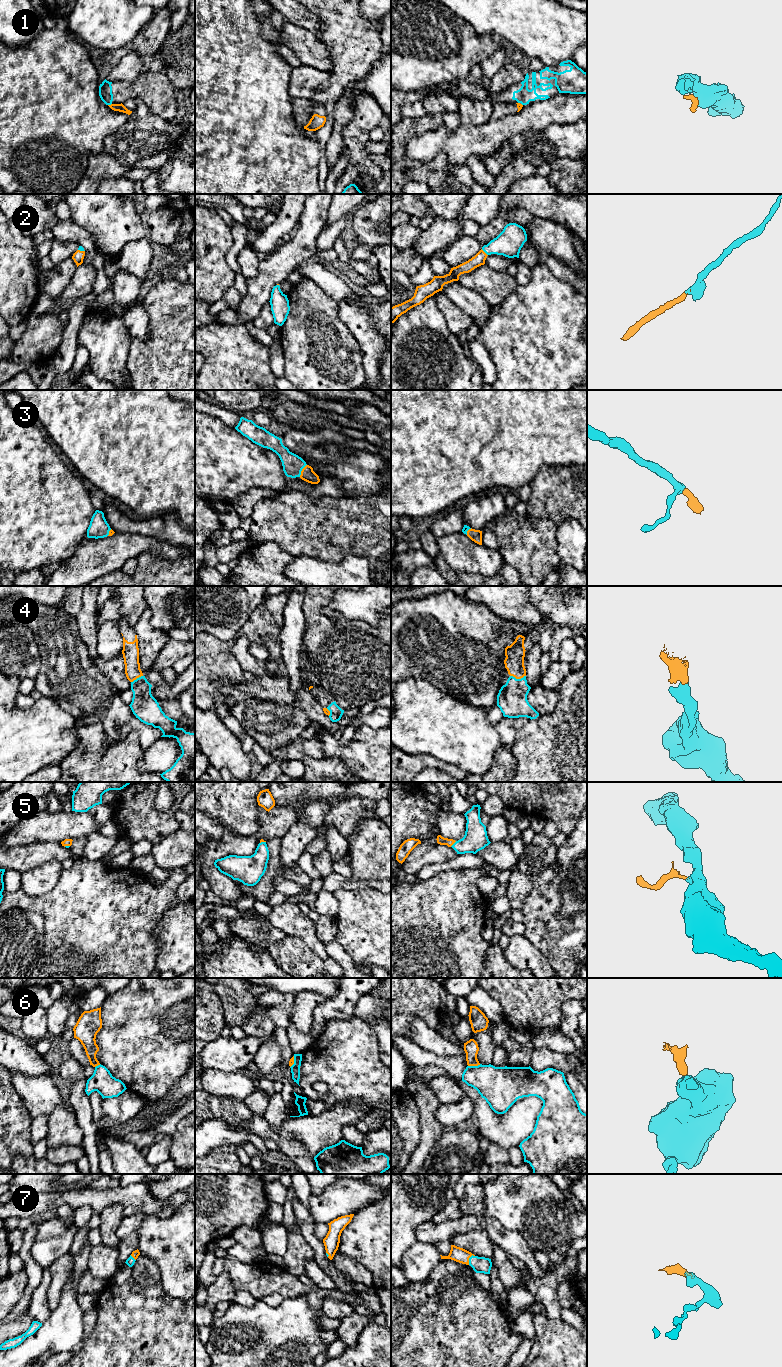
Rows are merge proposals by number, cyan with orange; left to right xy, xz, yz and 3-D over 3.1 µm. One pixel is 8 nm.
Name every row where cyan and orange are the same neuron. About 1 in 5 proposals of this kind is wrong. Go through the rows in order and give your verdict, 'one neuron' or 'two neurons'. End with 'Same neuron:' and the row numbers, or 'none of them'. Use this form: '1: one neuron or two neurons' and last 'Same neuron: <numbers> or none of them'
1: two neurons
2: one neuron
3: one neuron
4: one neuron
5: one neuron
6: two neurons
7: one neuron
Same neuron: 2, 3, 4, 5, 7

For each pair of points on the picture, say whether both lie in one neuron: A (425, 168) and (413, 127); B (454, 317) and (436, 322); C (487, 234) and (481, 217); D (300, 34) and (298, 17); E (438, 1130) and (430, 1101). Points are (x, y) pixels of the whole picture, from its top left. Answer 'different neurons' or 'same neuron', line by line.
A: same neuron
B: different neurons
C: different neurons
D: different neurons
E: same neuron

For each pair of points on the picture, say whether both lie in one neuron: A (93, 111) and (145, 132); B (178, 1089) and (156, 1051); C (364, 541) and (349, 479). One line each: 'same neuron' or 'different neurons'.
A: different neurons
B: different neurons
C: different neurons

